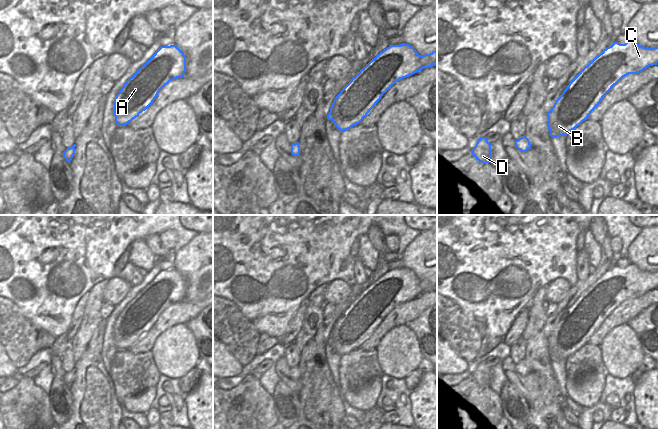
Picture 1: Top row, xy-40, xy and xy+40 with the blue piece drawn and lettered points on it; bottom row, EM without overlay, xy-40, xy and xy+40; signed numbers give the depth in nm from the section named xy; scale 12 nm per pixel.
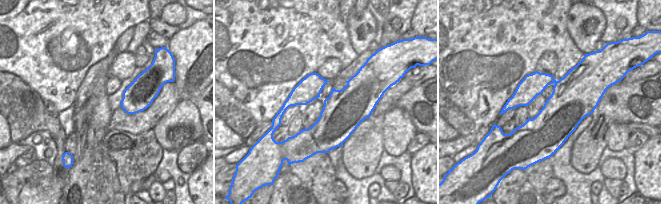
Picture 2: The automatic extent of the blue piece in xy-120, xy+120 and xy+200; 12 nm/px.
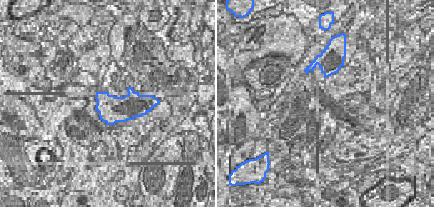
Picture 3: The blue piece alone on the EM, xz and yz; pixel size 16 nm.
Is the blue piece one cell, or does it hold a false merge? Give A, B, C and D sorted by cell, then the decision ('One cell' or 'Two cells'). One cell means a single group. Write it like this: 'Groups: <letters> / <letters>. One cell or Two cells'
Groups: A B C D. One cell

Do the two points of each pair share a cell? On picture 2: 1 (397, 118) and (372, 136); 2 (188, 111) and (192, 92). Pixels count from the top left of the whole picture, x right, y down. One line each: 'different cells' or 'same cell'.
1: different cells
2: different cells

